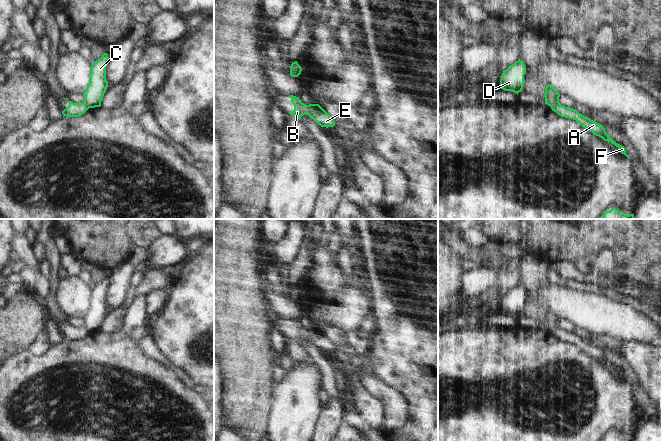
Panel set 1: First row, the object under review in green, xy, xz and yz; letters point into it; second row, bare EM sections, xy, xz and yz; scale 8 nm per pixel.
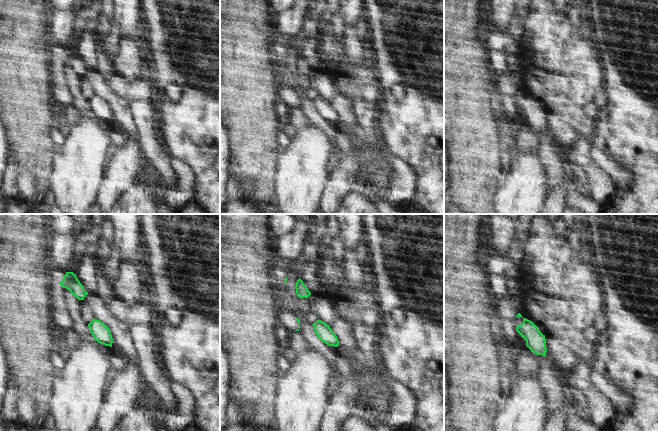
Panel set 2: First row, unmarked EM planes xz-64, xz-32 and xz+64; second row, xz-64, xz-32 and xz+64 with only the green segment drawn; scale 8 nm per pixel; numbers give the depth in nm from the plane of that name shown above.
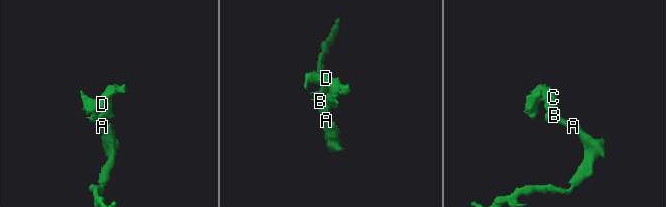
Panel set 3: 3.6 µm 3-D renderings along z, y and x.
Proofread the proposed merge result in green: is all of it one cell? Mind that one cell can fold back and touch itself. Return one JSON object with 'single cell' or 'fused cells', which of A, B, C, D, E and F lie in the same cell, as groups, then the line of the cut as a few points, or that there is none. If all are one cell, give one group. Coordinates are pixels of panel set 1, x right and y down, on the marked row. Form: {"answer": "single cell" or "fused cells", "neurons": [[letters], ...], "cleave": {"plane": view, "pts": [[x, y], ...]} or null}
{"answer": "fused cells", "neurons": [["A", "B", "F"], ["C", "D", "E"]], "cleave": {"plane": "xz", "pts": [[307, 105], [311, 117]]}}

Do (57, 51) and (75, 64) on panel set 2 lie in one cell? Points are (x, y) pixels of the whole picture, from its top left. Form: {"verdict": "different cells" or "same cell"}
{"verdict": "same cell"}

